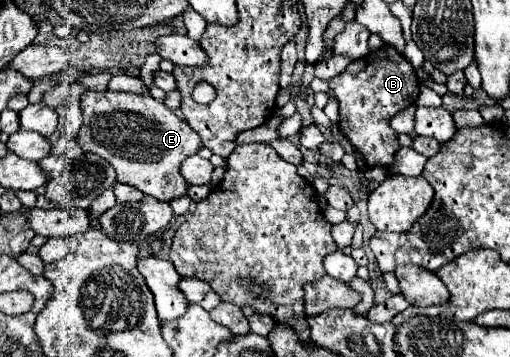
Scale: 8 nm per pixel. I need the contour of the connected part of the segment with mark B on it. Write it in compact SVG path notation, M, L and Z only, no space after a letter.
M384 44L374 56L352 62L342 74L330 80L330 90L336 94L340 102L340 118L338 126L354 146L354 150L366 160L368 168L384 166L388 168L394 162L396 152L402 148L398 144L398 132L390 126L390 120L400 110L416 104L420 94L418 76L404 54L400 54L394 46Z

